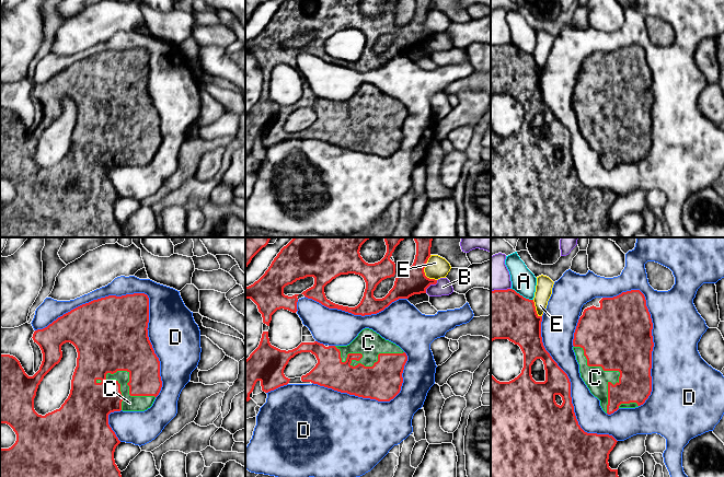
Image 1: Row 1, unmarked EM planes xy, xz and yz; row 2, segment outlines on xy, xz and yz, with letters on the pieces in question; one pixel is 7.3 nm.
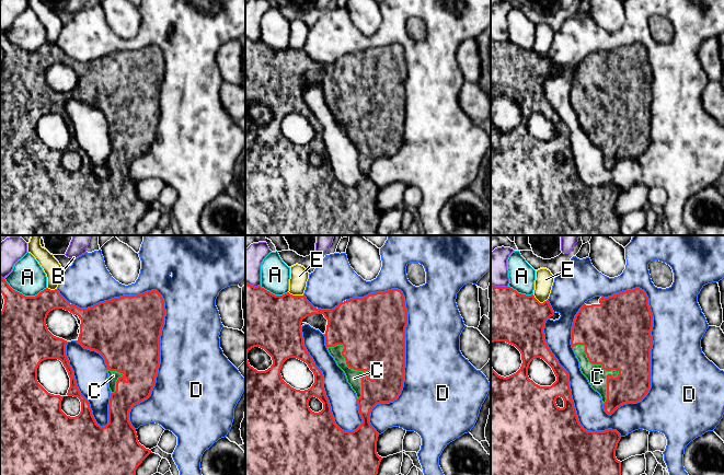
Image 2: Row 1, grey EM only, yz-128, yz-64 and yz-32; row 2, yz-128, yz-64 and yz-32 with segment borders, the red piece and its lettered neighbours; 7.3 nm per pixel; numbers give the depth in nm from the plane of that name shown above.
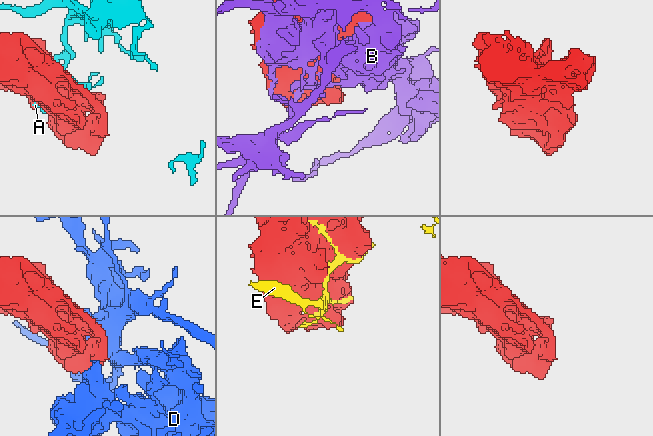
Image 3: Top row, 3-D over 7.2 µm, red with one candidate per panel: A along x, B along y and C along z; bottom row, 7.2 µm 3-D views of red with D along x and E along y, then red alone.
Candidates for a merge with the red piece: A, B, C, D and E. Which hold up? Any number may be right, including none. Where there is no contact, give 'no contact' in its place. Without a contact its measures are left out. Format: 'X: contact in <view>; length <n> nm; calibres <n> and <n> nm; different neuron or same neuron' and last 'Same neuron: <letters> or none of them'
A: contact in yz; length 190 nm; calibres 360 and 180 nm; different neuron
B: contact in xz; length 130 nm; calibres 190 and 120 nm; different neuron
C: contact in xy; length 400 nm; calibres 320 and 110 nm; same neuron
D: contact in xy; length 1000 nm; calibres 380 and 280 nm; different neuron
E: contact in xz; length 200 nm; calibres 190 and 160 nm; different neuron
Same neuron: C

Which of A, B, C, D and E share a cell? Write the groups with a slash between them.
A / B / C / D / E

